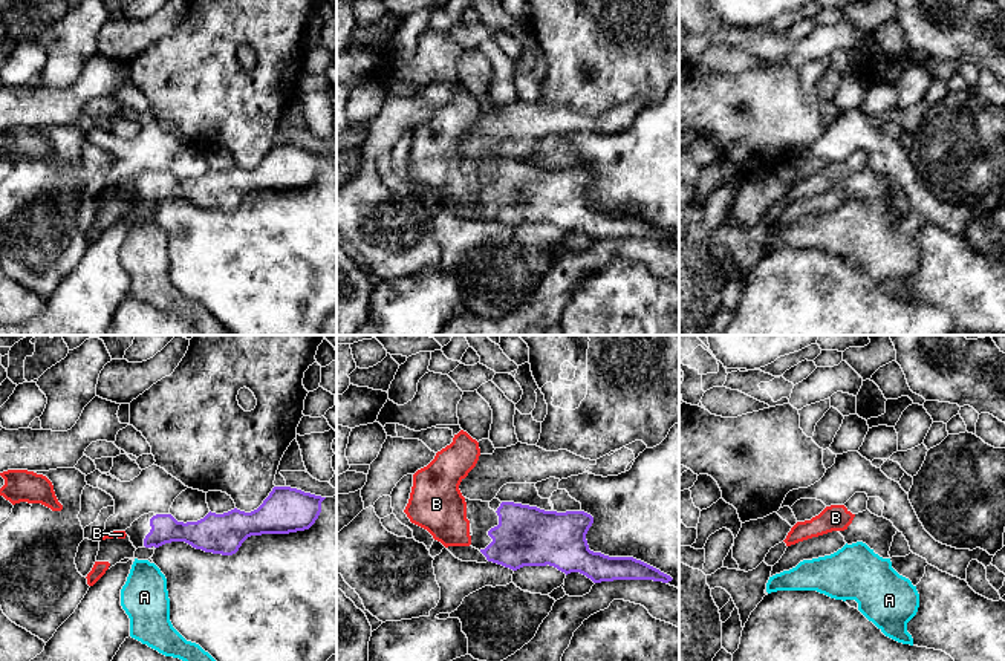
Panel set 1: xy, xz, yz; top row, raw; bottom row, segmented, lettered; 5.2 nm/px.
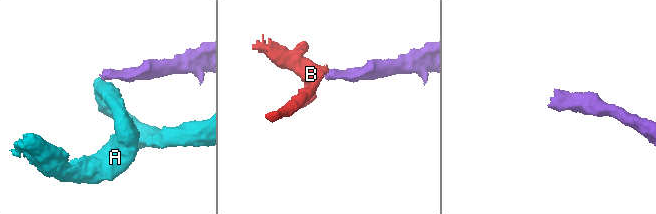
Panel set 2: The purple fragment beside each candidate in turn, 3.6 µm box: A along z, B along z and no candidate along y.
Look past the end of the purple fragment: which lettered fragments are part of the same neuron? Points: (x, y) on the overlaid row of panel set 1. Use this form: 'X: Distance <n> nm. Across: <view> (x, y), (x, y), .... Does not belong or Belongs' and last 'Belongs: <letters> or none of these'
A: Distance 70 nm. Across: xy (146, 547), (146, 560). Does not belong
B: Distance 60 nm. Across: xz (481, 550), (470, 543). Belongs
Belongs: B

